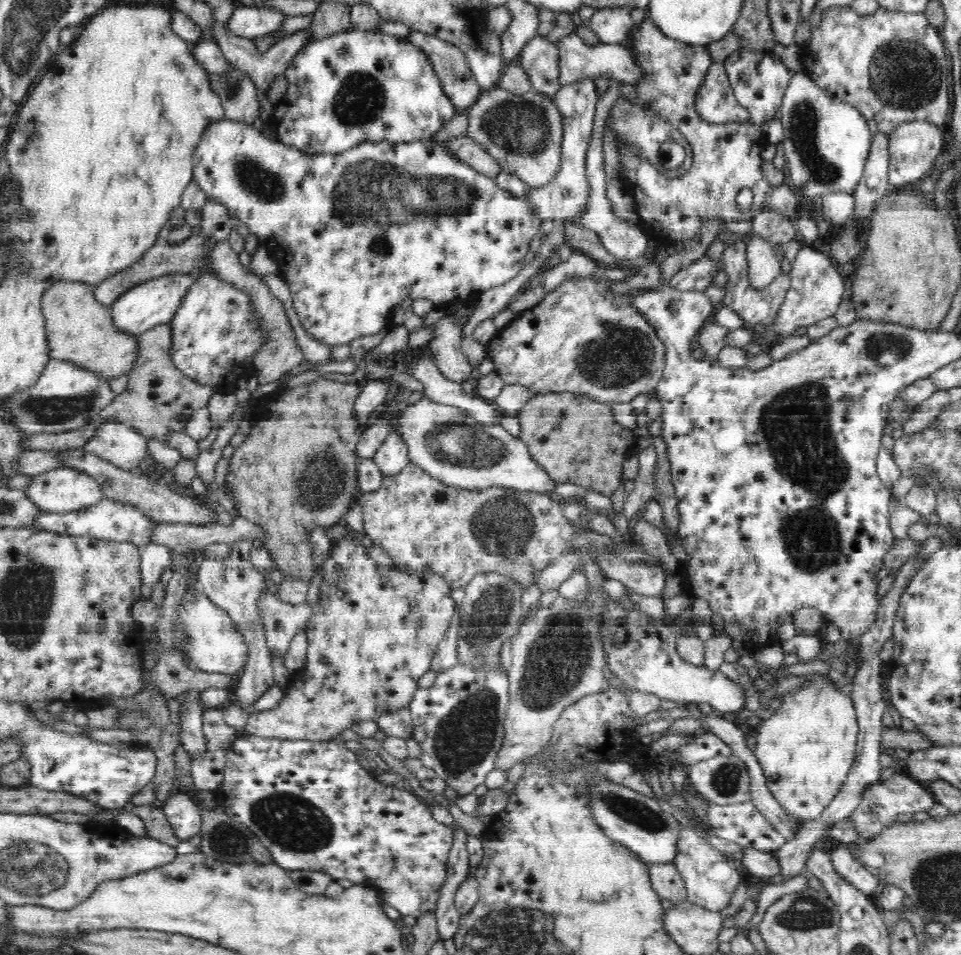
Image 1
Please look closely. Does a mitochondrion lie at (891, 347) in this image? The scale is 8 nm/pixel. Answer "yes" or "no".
yes

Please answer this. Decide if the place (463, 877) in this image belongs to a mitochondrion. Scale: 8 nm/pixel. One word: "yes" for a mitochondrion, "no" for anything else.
no

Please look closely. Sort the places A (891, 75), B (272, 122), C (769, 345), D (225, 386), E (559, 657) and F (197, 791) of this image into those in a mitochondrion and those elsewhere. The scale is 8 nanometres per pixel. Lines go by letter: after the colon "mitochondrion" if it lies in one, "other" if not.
A: mitochondrion
B: other
C: other
D: other
E: mitochondrion
F: other

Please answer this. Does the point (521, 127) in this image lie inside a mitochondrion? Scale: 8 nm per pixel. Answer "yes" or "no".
yes

